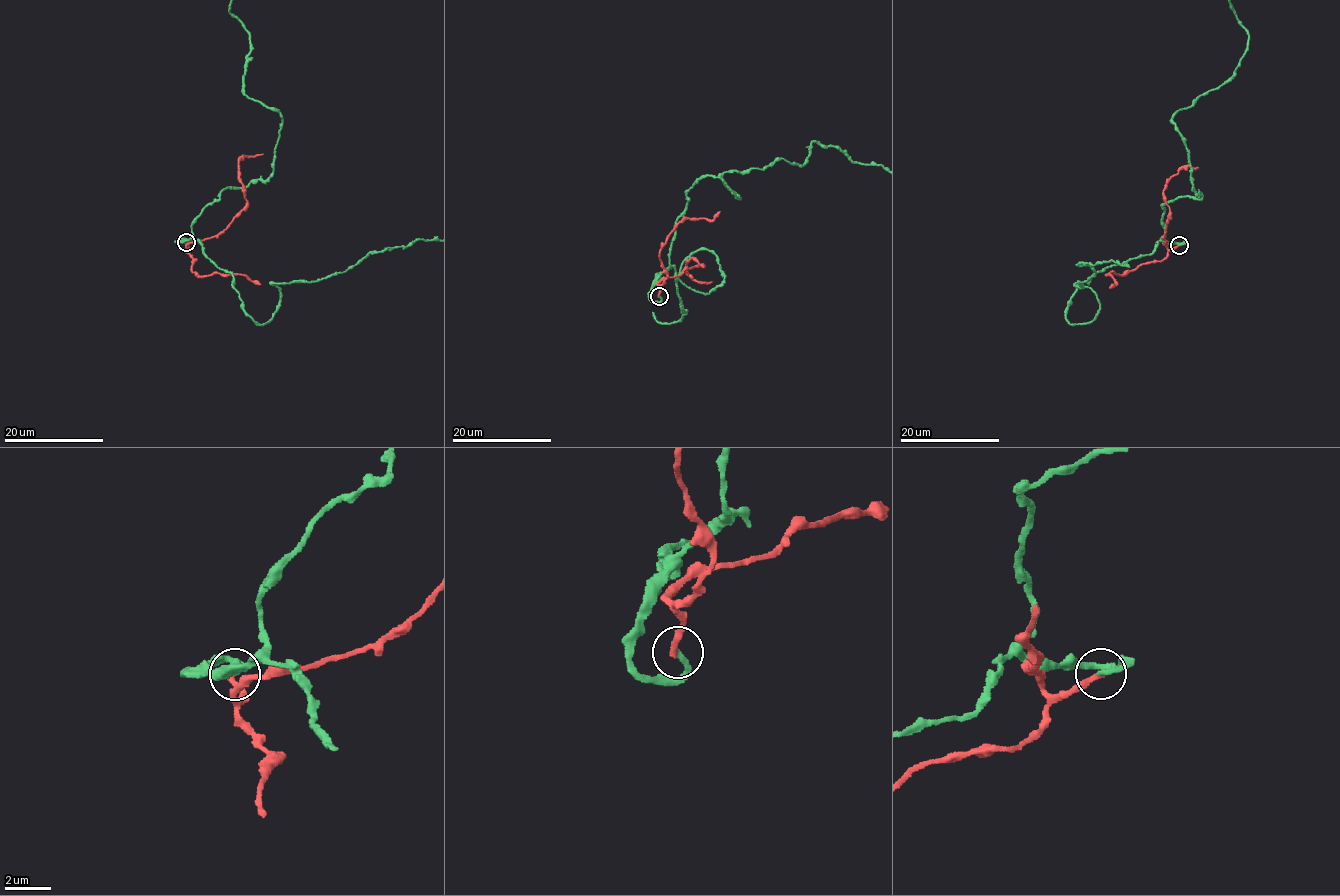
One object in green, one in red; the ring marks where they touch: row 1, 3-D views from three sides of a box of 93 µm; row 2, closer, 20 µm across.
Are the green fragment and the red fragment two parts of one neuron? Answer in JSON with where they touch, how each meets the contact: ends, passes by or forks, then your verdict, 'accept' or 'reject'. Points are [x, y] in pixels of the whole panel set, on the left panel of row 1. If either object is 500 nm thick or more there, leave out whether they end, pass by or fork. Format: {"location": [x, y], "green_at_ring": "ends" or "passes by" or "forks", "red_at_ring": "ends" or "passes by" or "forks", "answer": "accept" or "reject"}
{"location": [186, 242], "green_at_ring": "ends", "red_at_ring": "ends", "answer": "reject"}

